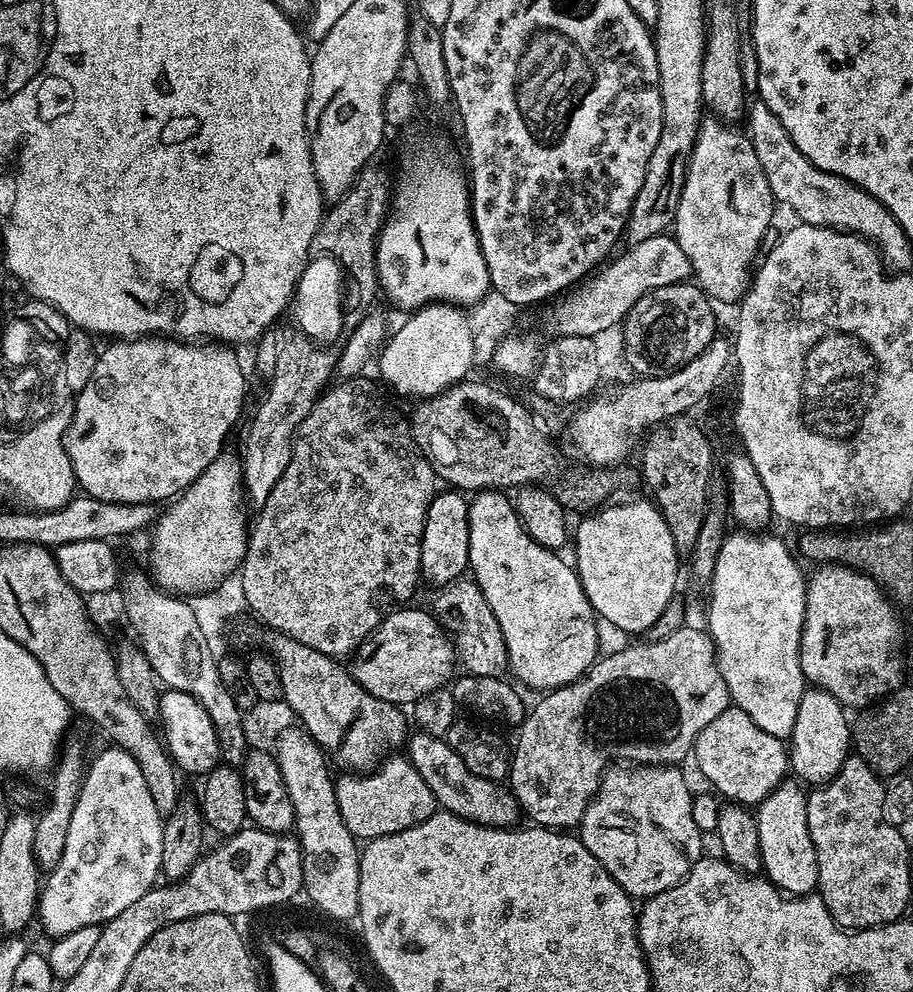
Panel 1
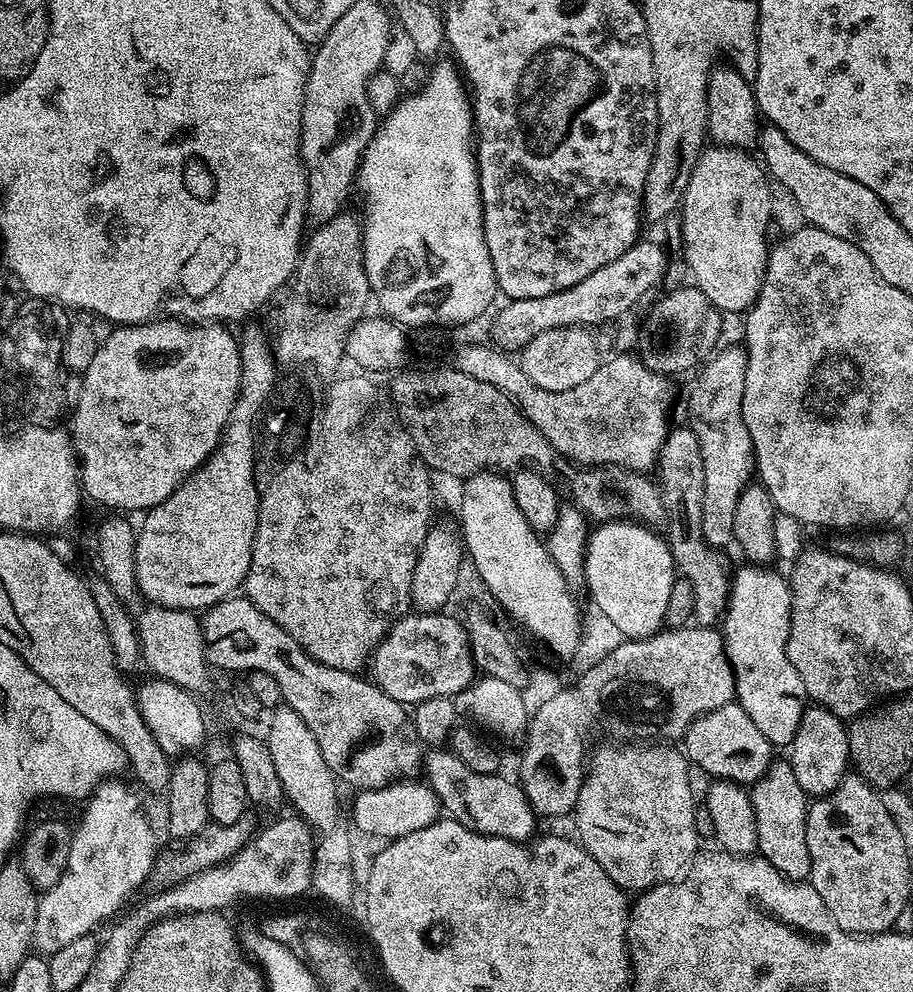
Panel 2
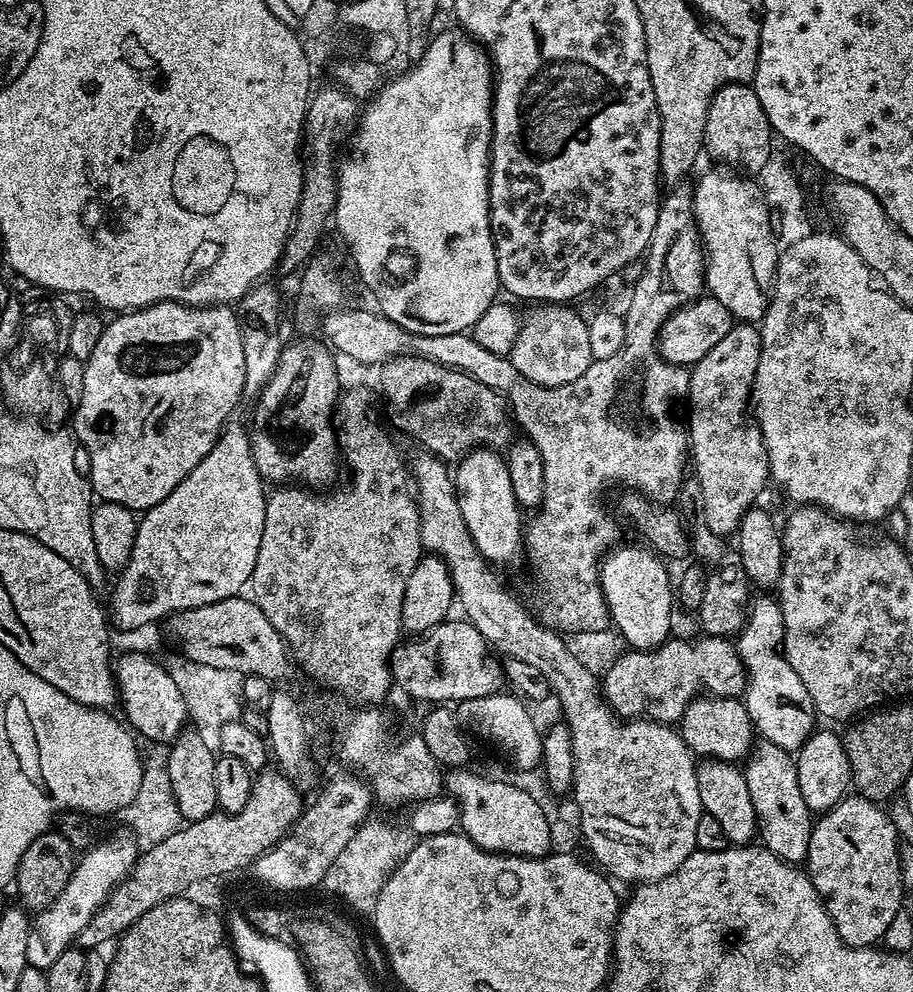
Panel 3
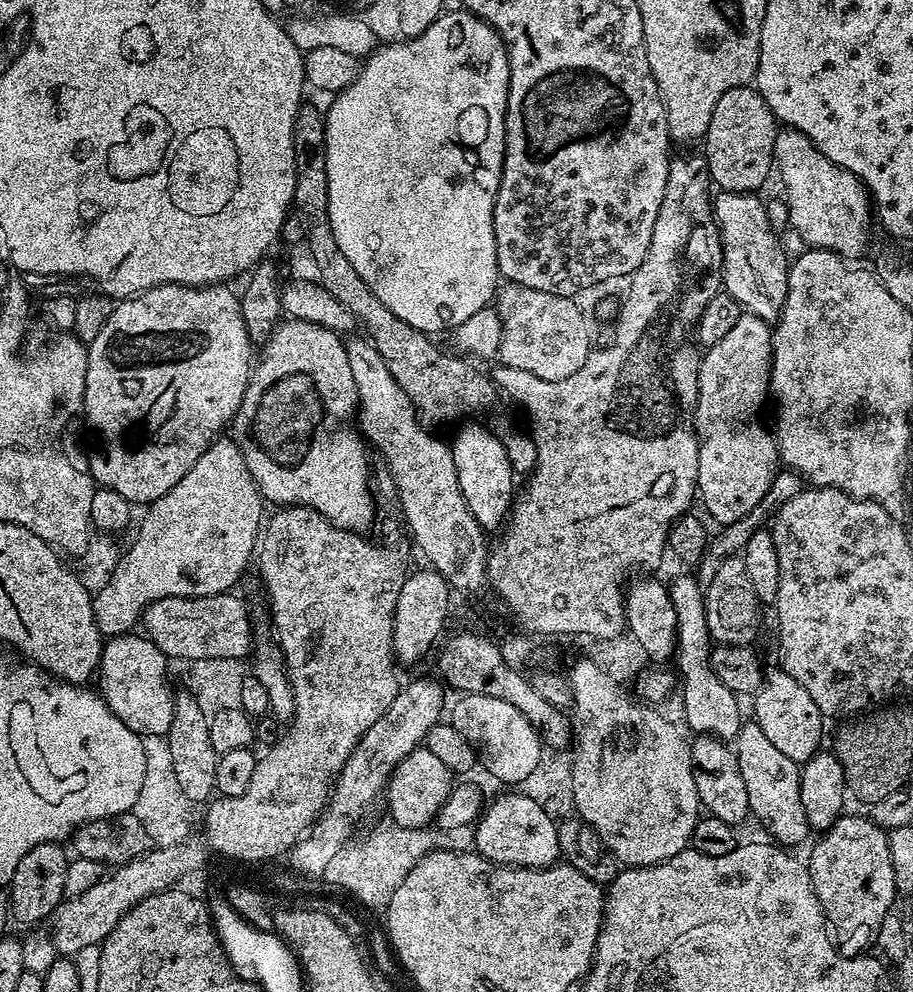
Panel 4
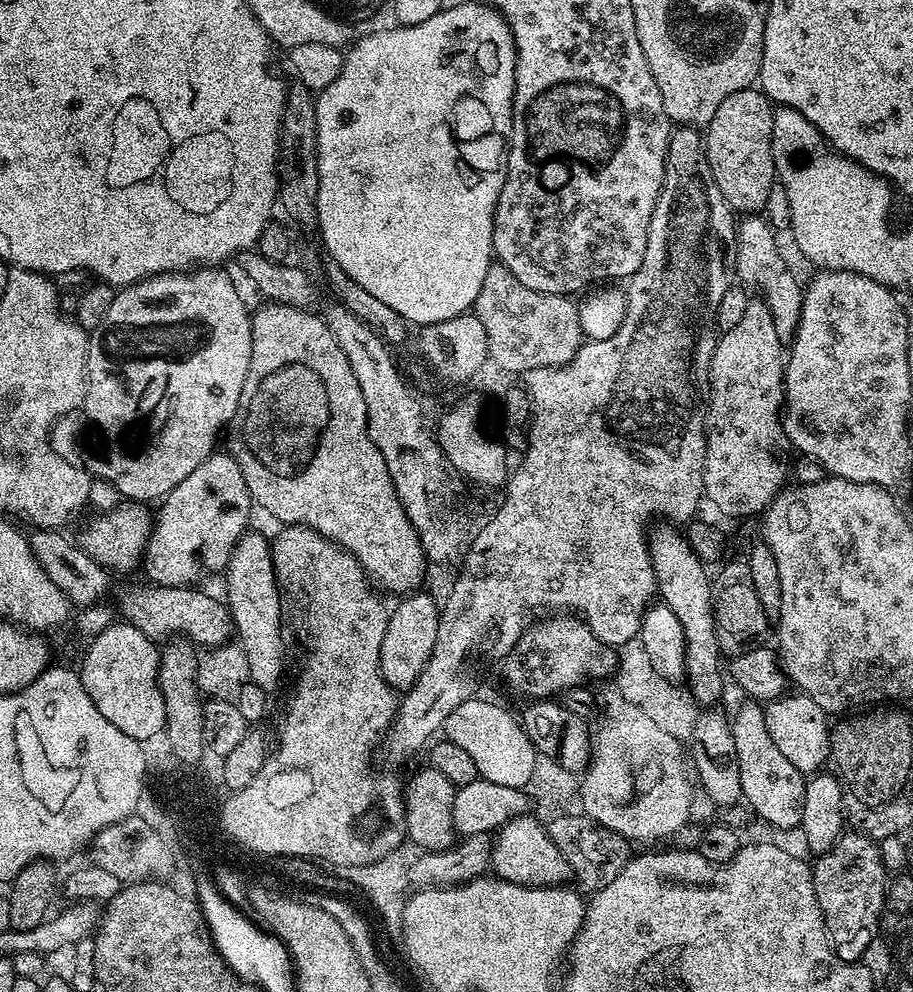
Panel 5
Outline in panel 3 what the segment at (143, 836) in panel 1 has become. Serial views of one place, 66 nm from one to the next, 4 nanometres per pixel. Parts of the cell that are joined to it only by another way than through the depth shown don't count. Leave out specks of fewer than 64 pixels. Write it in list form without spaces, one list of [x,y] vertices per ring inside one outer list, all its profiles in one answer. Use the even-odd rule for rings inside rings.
[[[118,832],[106,840],[93,843],[75,863],[71,878],[68,880],[64,890],[49,906],[39,911],[31,921],[29,941],[26,942],[26,958],[29,967],[47,971],[54,964],[59,955],[64,954],[67,948],[73,945],[76,936],[89,924],[93,917],[104,904],[105,898],[128,876],[129,870],[136,864],[138,855],[137,841],[131,833]]]

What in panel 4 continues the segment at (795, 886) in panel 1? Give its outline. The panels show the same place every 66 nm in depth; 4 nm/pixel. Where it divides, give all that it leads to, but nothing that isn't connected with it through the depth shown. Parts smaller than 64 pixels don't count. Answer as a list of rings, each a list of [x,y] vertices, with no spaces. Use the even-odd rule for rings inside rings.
[[[754,722],[741,723],[734,741],[734,751],[738,758],[738,770],[742,770],[742,782],[746,782],[746,798],[748,799],[749,813],[769,832],[771,839],[780,846],[792,846],[788,844],[800,844],[807,836],[810,829],[806,822],[806,810],[802,810],[802,790],[800,789],[801,765],[794,763],[782,750],[776,749],[770,738],[766,738],[762,726]]]

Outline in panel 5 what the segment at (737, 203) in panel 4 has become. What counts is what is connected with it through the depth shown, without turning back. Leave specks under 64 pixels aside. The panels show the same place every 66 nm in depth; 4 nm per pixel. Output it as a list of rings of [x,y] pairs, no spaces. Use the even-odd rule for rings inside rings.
[[[748,214],[739,221],[734,232],[734,276],[741,285],[761,284],[764,287],[762,299],[768,305],[774,318],[774,326],[778,330],[781,341],[791,341],[792,335],[800,321],[800,303],[803,300],[801,285],[796,285],[794,277],[788,273],[788,264],[776,245],[777,233],[767,223],[763,215]]]

